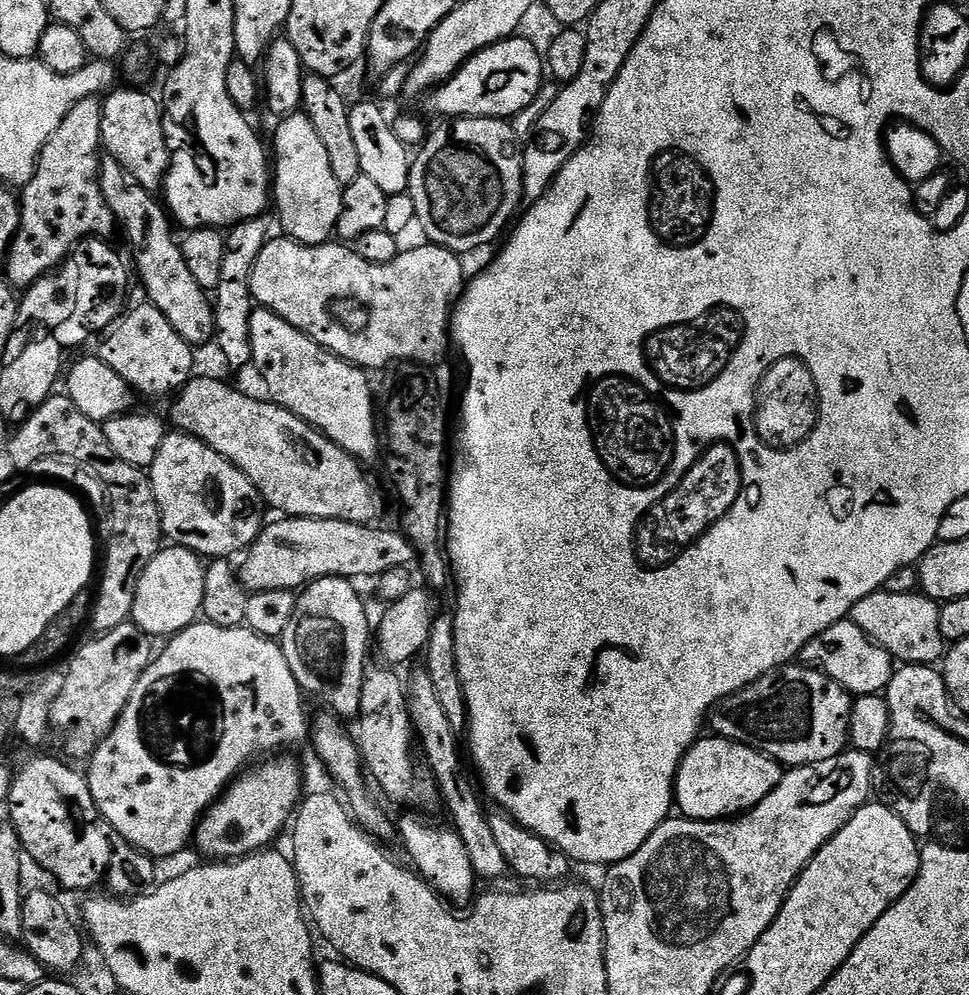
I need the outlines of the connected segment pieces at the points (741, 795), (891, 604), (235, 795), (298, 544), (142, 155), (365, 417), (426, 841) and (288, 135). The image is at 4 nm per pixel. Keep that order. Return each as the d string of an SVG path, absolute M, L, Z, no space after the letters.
M715 734L709 735L709 740L705 738L697 739L696 743L692 745L692 749L684 755L684 761L680 763L680 768L676 771L676 787L674 789L674 804L677 809L681 808L683 815L690 820L723 820L725 818L735 818L743 813L749 812L754 806L758 806L758 802L762 802L762 798L766 798L766 794L770 794L778 786L778 782L782 782L785 769L777 760L772 759L771 756L764 752L758 751L757 748L751 748L745 744L739 744L733 740L725 740L722 736Z
M881 590L862 598L852 607L850 619L880 648L885 648L901 665L935 665L943 661L946 641L938 627L940 604L917 590L906 594L890 594Z
M292 760L264 763L268 762L257 763L241 772L204 813L194 834L194 844L200 847L204 858L239 858L259 852L267 849L284 827L289 827L302 800L300 787L304 780L300 768Z
M290 516L287 518L276 518L276 520L271 524L271 522L265 523L261 527L258 538L256 539L250 547L243 553L240 568L238 564L238 575L240 578L240 584L246 589L249 594L253 592L265 592L266 590L286 590L287 592L293 590L303 589L305 586L312 583L313 580L321 580L327 576L340 576L343 580L350 580L353 582L359 581L359 576L372 576L371 578L378 578L386 570L394 570L395 568L403 568L405 566L411 565L417 559L416 549L408 543L407 538L404 536L403 531L396 530L396 532L391 532L388 528L376 528L369 526L367 524L355 524L349 520L331 520L330 518L310 518L309 516Z
M124 88L121 90L121 92L112 92L109 91L107 95L108 97L103 97L102 100L102 107L100 109L100 113L102 114L102 130L100 131L100 138L102 141L102 148L105 153L111 159L116 160L118 163L120 163L122 166L126 168L130 172L133 178L136 179L137 185L139 187L145 189L145 190L151 190L151 188L159 189L161 185L163 185L164 182L164 174L166 171L166 141L164 139L164 114L162 111L162 104L159 99L156 100L152 96L147 96L144 92L135 92L132 88Z
M253 307L250 346L252 364L260 371L268 387L267 395L271 403L290 410L305 420L309 428L317 428L326 438L330 438L330 442L359 460L361 465L368 466L376 455L381 455L378 408L372 405L372 384L365 369L326 351L269 308Z
M408 815L412 816L402 817L400 824L398 820L398 836L404 839L404 848L412 859L411 867L419 872L436 891L437 896L444 897L449 905L468 903L471 905L477 895L478 873L472 866L472 859L466 850L466 842L462 842L460 833L452 826L443 828L440 824L431 824L430 821L420 817L423 815Z
M297 110L291 112L279 121L276 128L276 137L273 138L272 144L276 147L276 156L274 152L274 208L280 216L284 216L283 235L289 240L296 240L299 244L327 244L333 239L336 231L336 223L339 218L339 210L343 206L342 185L334 178L334 170L330 170L330 157L326 155L326 146L322 146L322 138L318 138L318 133L314 131L314 126L310 126L310 118L304 115L303 111Z

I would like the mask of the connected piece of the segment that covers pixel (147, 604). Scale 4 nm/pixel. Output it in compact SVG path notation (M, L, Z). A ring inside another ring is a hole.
M179 546L161 547L140 575L130 617L131 623L137 624L153 638L171 638L182 629L189 628L197 623L204 607L207 577L205 561L197 552Z

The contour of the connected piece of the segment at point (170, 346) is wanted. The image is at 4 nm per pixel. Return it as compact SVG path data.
M141 302L120 320L120 325L100 344L98 355L137 393L144 396L168 396L180 391L189 380L192 372L193 345L185 342L166 322L166 318L153 304Z

